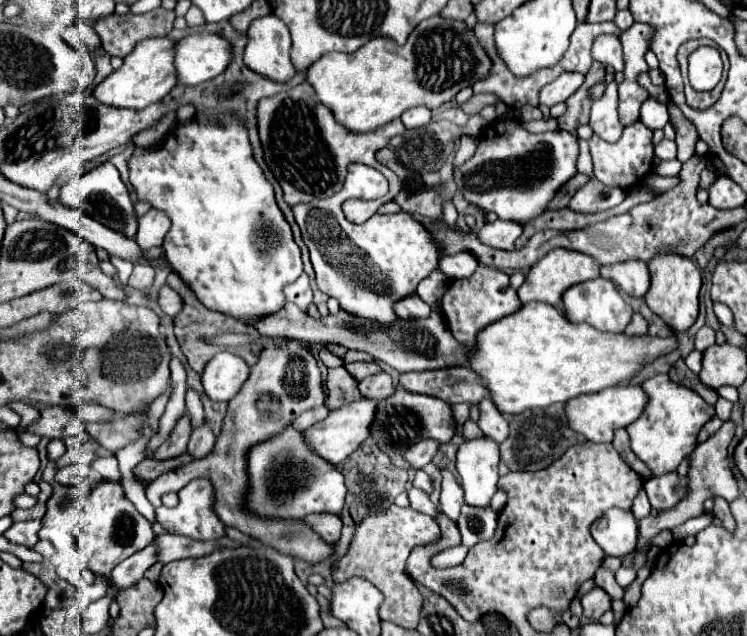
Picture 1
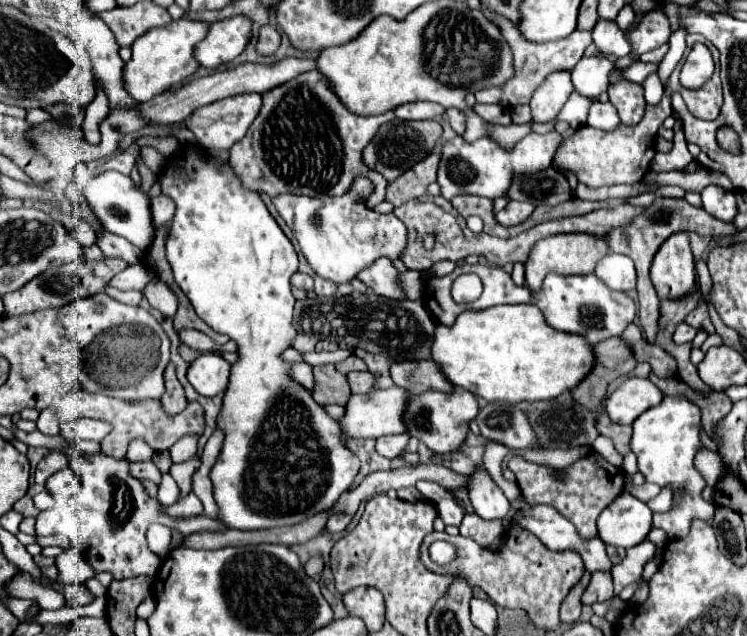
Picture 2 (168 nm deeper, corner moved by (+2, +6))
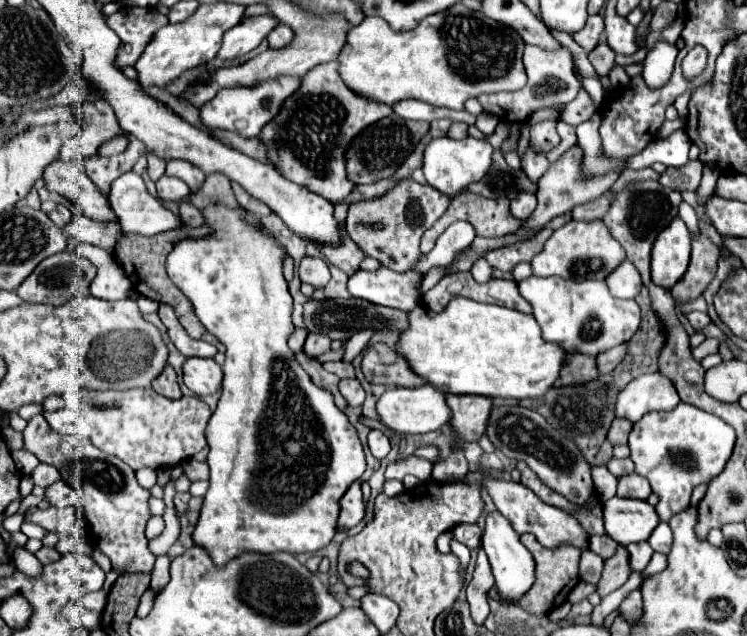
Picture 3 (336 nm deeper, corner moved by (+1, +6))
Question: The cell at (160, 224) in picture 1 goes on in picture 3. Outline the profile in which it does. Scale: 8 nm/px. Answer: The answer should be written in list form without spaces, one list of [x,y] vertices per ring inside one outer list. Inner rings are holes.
[[[161,176],[157,182],[157,194],[163,200],[181,200],[189,194],[189,186],[179,180],[179,178],[171,178],[171,176]]]

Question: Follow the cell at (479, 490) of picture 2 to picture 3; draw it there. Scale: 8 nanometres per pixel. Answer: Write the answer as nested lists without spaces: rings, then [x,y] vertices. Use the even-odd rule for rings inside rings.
[[[491,512],[485,518],[485,532],[483,532],[483,550],[489,556],[491,568],[493,568],[493,576],[495,576],[495,586],[501,594],[503,600],[517,600],[521,598],[533,584],[535,574],[533,574],[533,556],[529,554],[529,550],[519,542],[519,534],[513,532],[513,528],[509,526],[509,520],[501,514],[501,512]]]

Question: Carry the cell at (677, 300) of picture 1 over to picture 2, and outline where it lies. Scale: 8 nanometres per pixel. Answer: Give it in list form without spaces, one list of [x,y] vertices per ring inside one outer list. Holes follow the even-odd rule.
[[[676,232],[660,246],[652,260],[650,278],[660,300],[676,300],[692,292],[696,270],[688,232]]]

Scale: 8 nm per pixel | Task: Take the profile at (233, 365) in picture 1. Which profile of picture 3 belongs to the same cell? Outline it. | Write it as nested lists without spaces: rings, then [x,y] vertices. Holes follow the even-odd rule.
[[[187,358],[183,364],[183,382],[197,396],[215,394],[223,382],[223,370],[213,358]]]

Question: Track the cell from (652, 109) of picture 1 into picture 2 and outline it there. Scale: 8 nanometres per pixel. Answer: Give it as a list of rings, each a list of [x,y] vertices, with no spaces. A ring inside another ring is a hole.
[[[658,70],[652,72],[652,74],[642,82],[642,88],[644,88],[644,98],[646,98],[648,104],[658,104],[658,102],[660,102],[662,94],[664,94],[664,88],[662,88]]]

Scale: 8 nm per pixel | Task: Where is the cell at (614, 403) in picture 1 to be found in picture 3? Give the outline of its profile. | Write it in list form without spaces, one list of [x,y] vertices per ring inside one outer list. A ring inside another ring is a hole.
[[[659,372],[641,374],[619,392],[615,402],[615,416],[637,422],[651,410],[671,410],[677,404],[677,390],[665,376]]]

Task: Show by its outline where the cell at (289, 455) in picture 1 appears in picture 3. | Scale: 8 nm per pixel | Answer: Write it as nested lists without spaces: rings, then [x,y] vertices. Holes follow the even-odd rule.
[[[209,204],[201,210],[203,218],[205,218],[205,226],[213,228],[213,234],[209,236],[201,236],[201,238],[183,238],[175,244],[175,248],[169,252],[167,256],[167,274],[173,280],[173,284],[189,298],[189,302],[195,308],[197,318],[203,322],[203,326],[215,334],[225,346],[227,346],[227,358],[223,364],[223,392],[217,404],[217,410],[213,412],[209,426],[207,426],[207,444],[209,444],[209,456],[207,456],[207,464],[211,468],[211,480],[209,480],[209,490],[203,498],[203,508],[201,508],[201,516],[197,522],[197,528],[193,532],[193,540],[195,544],[203,546],[213,562],[217,566],[223,566],[225,562],[229,562],[233,556],[239,556],[245,550],[257,550],[257,552],[291,552],[291,554],[299,554],[299,552],[317,552],[321,548],[325,548],[333,536],[335,536],[335,528],[333,524],[337,522],[337,512],[339,512],[339,498],[347,492],[349,484],[359,480],[365,472],[365,454],[361,448],[361,442],[357,438],[355,428],[349,424],[347,416],[335,406],[331,392],[325,392],[323,388],[317,388],[309,376],[303,372],[303,368],[299,366],[299,362],[295,362],[295,354],[293,350],[287,346],[289,336],[293,334],[295,326],[291,322],[291,312],[293,312],[293,298],[289,294],[289,284],[283,278],[283,260],[287,256],[285,248],[281,246],[281,242],[261,224],[249,224],[247,222],[247,210],[237,206],[237,208],[229,208],[225,204]]]

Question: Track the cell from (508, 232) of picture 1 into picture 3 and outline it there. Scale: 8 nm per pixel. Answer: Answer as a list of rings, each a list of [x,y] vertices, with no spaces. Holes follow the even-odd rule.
[[[519,192],[515,200],[511,200],[511,214],[515,218],[529,218],[533,214],[533,210],[537,208],[537,198],[529,192]]]

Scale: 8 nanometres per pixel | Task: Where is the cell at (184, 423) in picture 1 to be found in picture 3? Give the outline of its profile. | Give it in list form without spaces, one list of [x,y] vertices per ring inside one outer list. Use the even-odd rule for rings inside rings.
[[[167,364],[161,372],[161,376],[157,380],[153,380],[153,390],[167,398],[181,398],[181,390],[179,390],[179,382],[177,382],[177,374],[175,374],[173,366]]]

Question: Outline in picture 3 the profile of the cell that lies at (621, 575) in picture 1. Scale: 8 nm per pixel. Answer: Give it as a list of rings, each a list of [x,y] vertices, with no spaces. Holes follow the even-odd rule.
[[[647,542],[631,544],[631,546],[627,546],[627,550],[629,550],[629,564],[631,564],[633,572],[641,572],[653,556],[653,548]]]

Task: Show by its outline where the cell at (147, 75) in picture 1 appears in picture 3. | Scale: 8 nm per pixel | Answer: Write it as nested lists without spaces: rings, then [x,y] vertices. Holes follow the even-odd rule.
[[[227,2],[201,4],[201,8],[193,16],[189,16],[185,22],[167,24],[161,30],[157,30],[151,42],[147,44],[145,52],[141,54],[141,58],[135,62],[137,80],[141,82],[141,86],[165,88],[185,70],[191,70],[199,64],[207,64],[211,58],[215,58],[223,32],[233,28],[241,20],[243,12],[245,12],[245,6],[239,6],[239,4],[227,4]]]

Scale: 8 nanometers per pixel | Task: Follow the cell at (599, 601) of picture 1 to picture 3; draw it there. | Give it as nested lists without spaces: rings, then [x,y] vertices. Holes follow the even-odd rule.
[[[619,546],[615,556],[605,560],[603,574],[601,574],[601,580],[597,584],[597,594],[601,598],[605,598],[609,592],[621,588],[627,582],[629,574],[631,574],[631,570],[629,570],[629,554],[627,554],[627,550],[623,546]]]

